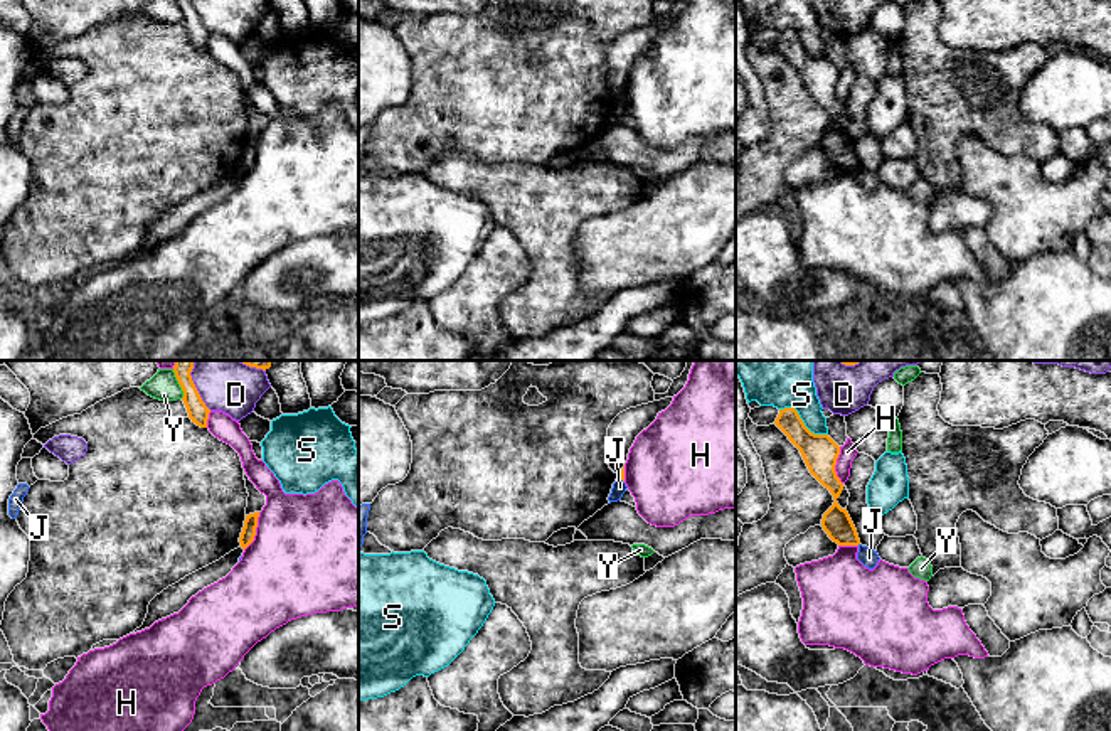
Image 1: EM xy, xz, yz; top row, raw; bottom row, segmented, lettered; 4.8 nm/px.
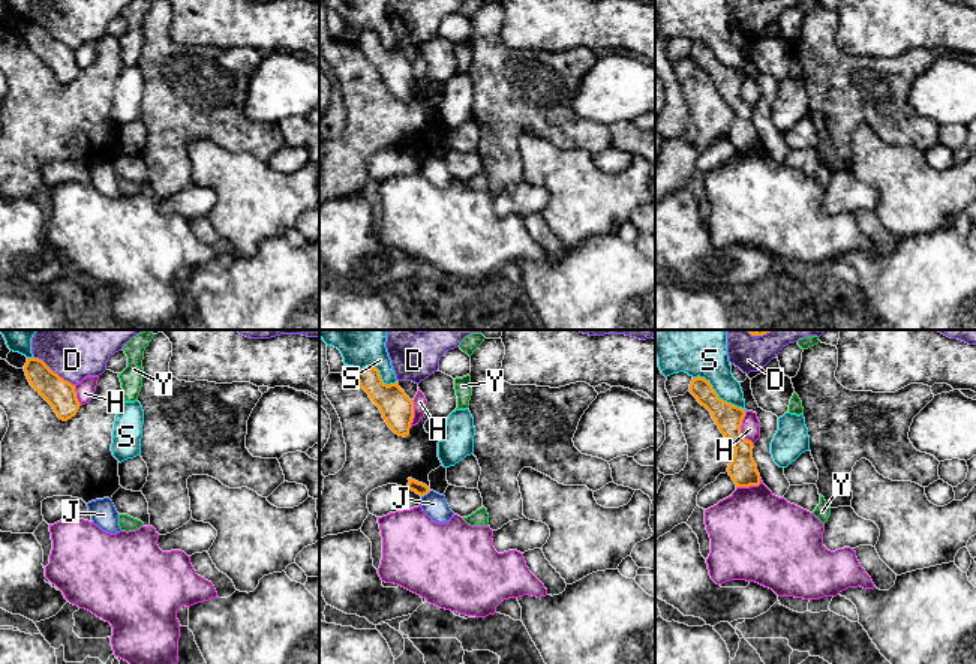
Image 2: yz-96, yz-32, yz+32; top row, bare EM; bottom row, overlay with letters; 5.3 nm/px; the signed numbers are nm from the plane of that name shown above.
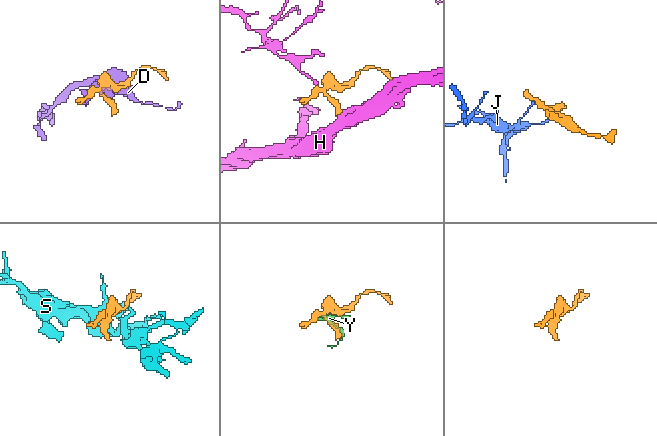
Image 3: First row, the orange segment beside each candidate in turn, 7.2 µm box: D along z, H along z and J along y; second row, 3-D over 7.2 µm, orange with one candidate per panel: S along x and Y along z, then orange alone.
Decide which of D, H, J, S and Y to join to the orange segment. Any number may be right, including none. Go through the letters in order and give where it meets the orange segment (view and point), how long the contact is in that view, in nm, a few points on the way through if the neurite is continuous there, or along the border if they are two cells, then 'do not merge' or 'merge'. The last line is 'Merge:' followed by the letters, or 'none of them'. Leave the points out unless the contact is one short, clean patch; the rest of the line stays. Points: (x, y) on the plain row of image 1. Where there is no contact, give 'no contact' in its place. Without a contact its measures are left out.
D: meets orange in xy at (199, 17); contact 190 nm long; do not merge
H: meets orange in xy at (255, 154); contact 200 nm long; do not merge
J: meets orange in xz at (621, 101); contact 40 nm long; border along xz (618, 100), (623, 105); do not merge
S: meets orange in yz at (802, 44); contact 260 nm long; do not merge
Y: meets orange in xy at (180, 9); contact 110 nm long; do not merge
Merge: none of them

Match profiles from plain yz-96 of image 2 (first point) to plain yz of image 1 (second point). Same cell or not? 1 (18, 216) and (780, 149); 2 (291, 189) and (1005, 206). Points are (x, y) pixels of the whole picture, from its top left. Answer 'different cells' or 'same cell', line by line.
1: different cells
2: same cell

